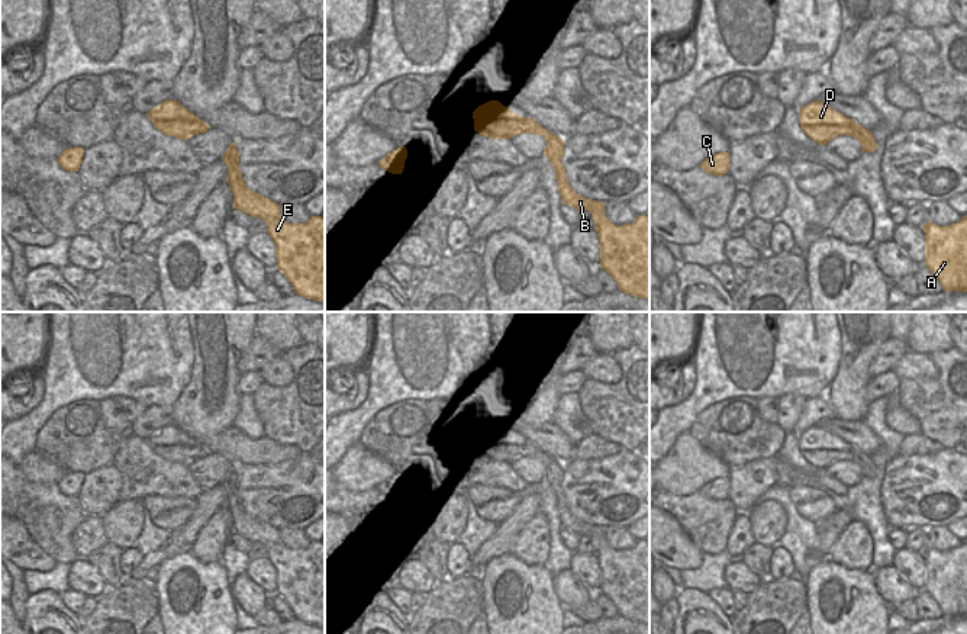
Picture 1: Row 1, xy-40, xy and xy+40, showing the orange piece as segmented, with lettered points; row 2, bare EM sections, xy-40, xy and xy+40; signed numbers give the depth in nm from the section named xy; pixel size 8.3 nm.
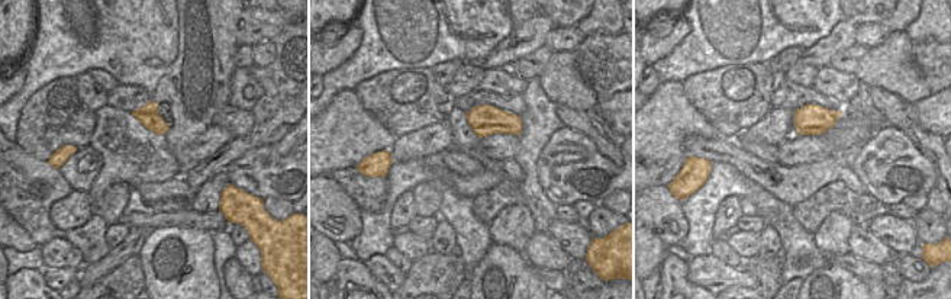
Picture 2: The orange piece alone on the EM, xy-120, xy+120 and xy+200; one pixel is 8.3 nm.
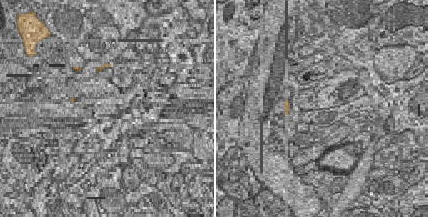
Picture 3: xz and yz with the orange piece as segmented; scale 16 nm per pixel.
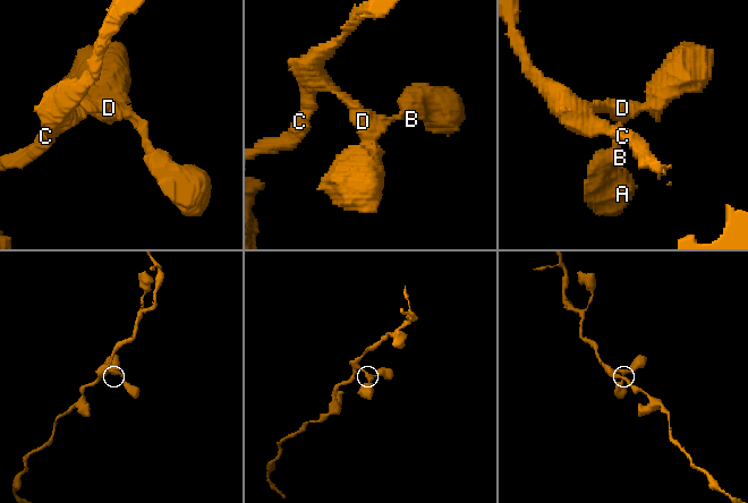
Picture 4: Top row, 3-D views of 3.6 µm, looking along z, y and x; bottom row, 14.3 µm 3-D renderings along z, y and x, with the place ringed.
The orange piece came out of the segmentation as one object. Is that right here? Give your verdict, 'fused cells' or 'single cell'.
single cell

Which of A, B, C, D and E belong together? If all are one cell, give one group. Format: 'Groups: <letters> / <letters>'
Groups: A B C D E

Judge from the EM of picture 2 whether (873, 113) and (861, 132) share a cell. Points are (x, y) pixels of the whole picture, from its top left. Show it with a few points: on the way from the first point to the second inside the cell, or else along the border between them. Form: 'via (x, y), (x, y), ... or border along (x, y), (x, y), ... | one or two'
border along (842, 113), (851, 119), (866, 121), (876, 134) | two

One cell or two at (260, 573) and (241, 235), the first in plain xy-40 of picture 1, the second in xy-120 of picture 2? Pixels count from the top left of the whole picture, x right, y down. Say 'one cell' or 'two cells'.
two cells

